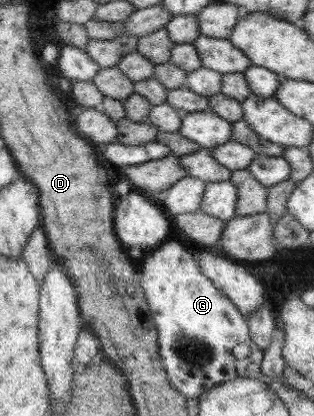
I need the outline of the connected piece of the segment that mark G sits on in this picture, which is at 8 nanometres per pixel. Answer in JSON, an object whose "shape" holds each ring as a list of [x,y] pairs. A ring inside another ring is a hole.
{"shape":[[[169,238],[165,242],[162,242],[155,250],[143,255],[143,258],[143,268],[140,271],[140,285],[145,293],[145,298],[149,310],[151,311],[153,322],[156,324],[155,329],[157,330],[158,335],[158,349],[160,357],[162,358],[162,367],[168,374],[171,386],[174,386],[175,390],[178,390],[181,394],[183,394],[183,396],[186,396],[186,398],[199,399],[204,392],[211,390],[211,388],[213,388],[216,384],[223,384],[224,382],[233,380],[234,378],[249,377],[261,379],[262,372],[260,364],[264,353],[254,342],[251,342],[251,332],[249,331],[246,317],[237,310],[237,307],[229,300],[229,298],[226,297],[226,294],[217,290],[215,285],[201,272],[197,258],[194,258],[191,252],[188,249],[185,249],[185,246],[179,242],[179,240],[169,240]],[[237,346],[245,346],[245,348],[247,348],[247,354],[245,354],[246,359],[237,359],[241,358],[241,356],[235,356],[235,348],[237,348]]]}

